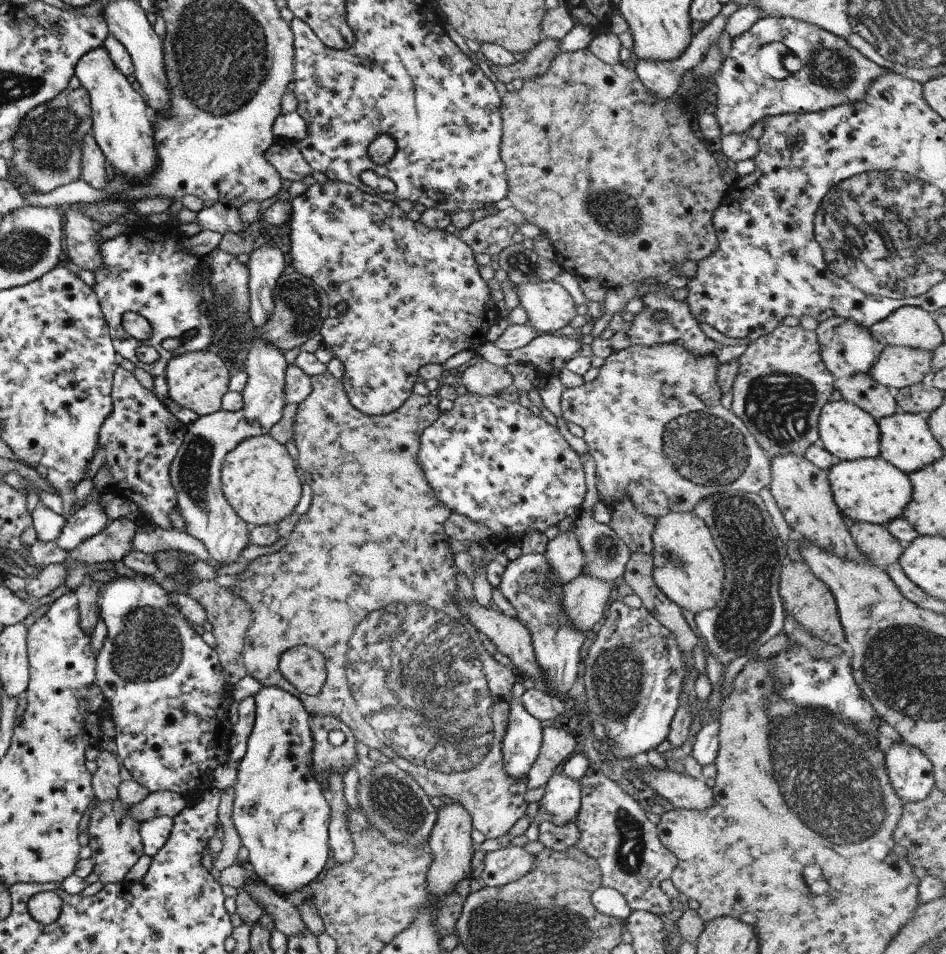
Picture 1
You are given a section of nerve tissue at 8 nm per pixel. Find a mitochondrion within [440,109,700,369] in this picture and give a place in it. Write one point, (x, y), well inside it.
(616, 211)

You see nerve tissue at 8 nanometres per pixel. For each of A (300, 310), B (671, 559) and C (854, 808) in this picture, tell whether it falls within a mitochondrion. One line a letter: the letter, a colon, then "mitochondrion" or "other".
A: mitochondrion
B: mitochondrion
C: mitochondrion

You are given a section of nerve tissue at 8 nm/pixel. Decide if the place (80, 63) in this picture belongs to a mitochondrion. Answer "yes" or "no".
no

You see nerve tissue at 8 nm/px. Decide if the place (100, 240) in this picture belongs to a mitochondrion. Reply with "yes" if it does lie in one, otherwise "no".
no

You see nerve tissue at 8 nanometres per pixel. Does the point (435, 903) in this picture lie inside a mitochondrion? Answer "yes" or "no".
no

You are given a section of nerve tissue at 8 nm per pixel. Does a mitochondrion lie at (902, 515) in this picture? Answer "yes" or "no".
no

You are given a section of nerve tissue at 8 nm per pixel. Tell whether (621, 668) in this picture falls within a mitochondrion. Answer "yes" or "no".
yes

